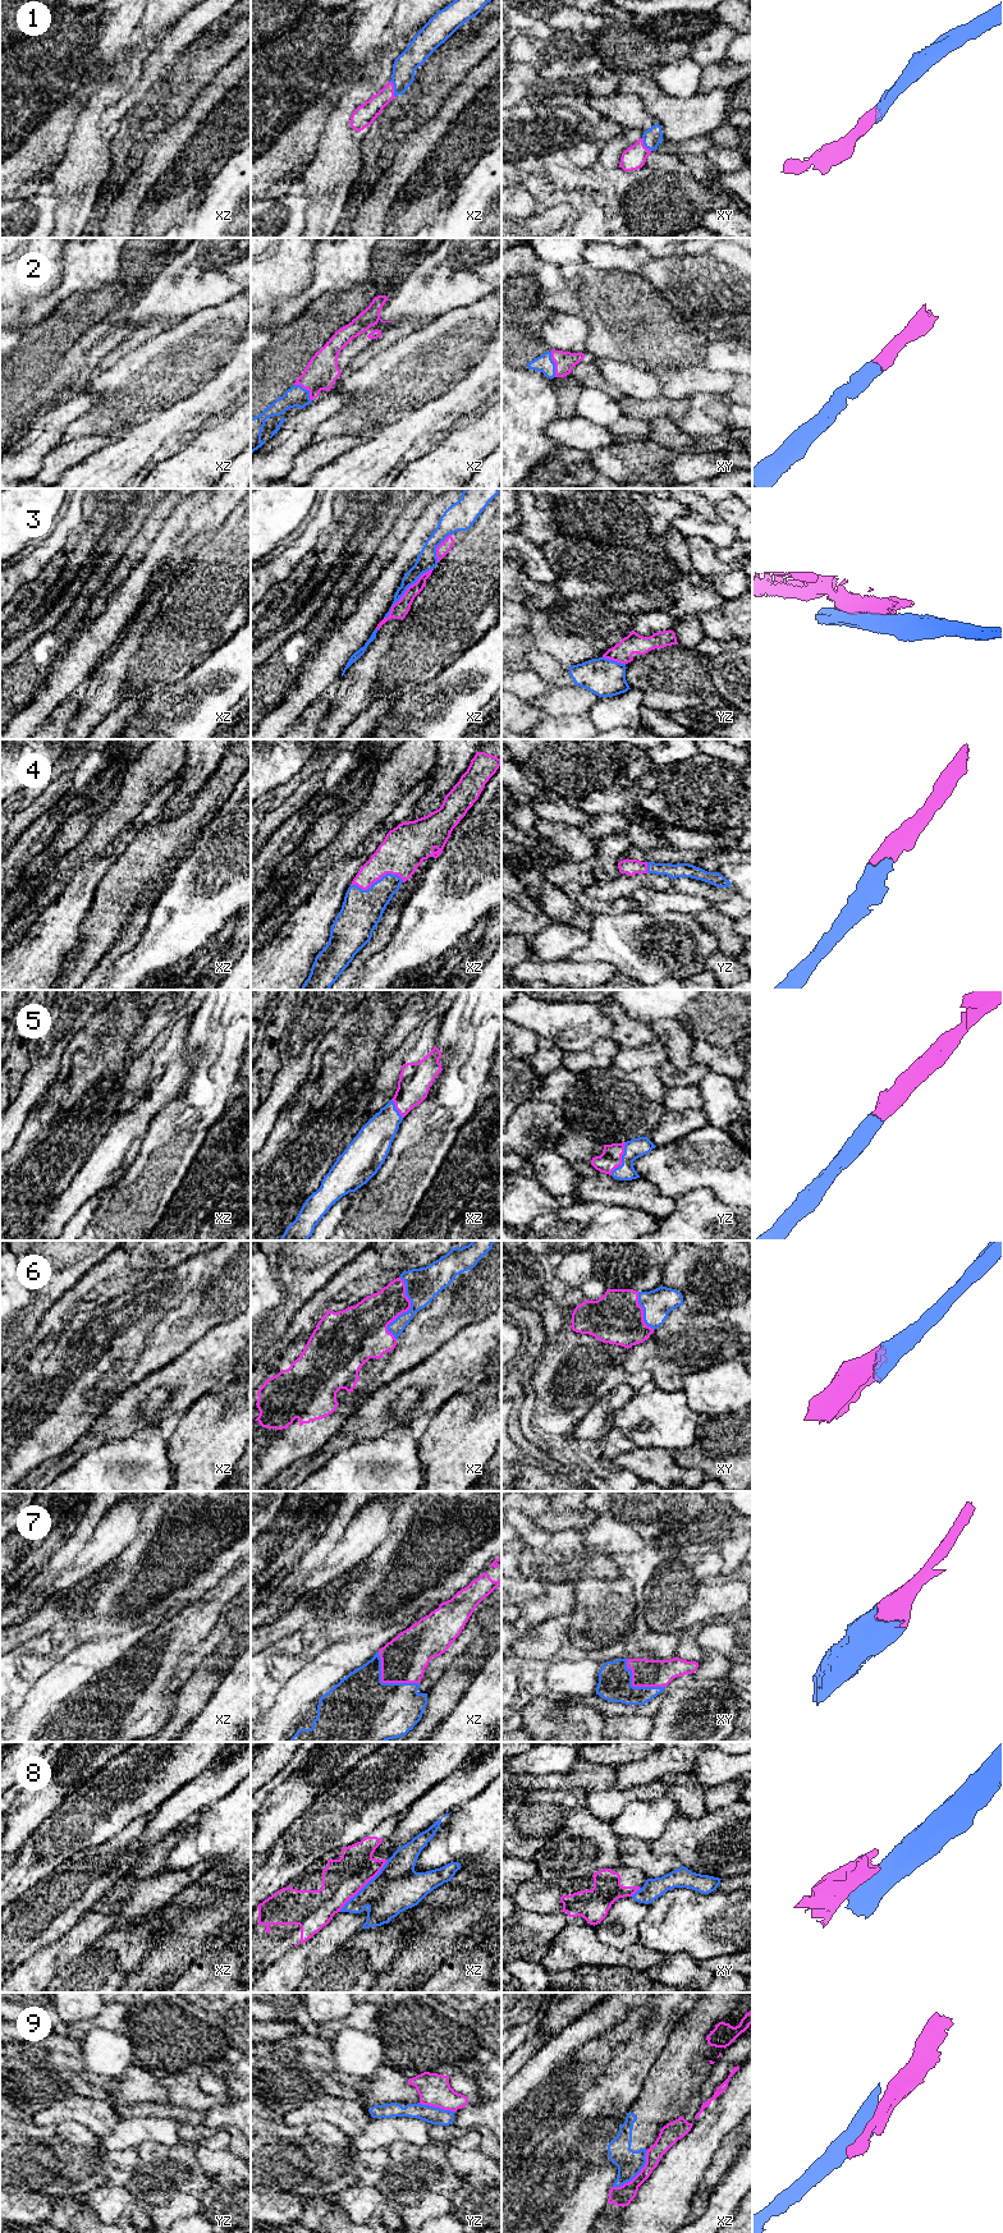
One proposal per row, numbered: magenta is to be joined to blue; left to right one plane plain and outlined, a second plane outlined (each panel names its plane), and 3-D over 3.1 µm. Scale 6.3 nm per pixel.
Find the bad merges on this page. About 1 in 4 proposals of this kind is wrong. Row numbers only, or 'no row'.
3, 8, 9

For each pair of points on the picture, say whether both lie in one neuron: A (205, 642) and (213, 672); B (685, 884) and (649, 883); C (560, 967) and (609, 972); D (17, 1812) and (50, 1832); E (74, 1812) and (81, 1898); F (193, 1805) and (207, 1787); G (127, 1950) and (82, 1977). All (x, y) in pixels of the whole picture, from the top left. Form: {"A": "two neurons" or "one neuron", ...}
{"A": "two neurons", "B": "two neurons", "C": "one neuron", "D": "two neurons", "E": "two neurons", "F": "one neuron", "G": "one neuron"}

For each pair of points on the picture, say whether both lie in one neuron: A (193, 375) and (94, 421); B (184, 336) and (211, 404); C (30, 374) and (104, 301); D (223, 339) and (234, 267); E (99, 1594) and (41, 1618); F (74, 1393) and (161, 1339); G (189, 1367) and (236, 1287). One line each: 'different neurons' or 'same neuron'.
A: same neuron
B: different neurons
C: same neuron
D: different neurons
E: same neuron
F: different neurons
G: different neurons

